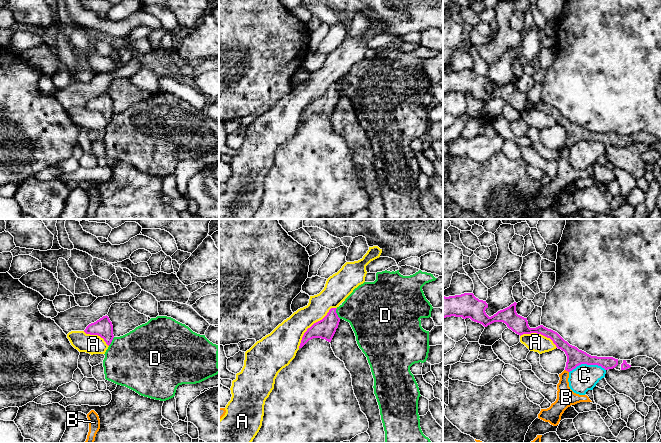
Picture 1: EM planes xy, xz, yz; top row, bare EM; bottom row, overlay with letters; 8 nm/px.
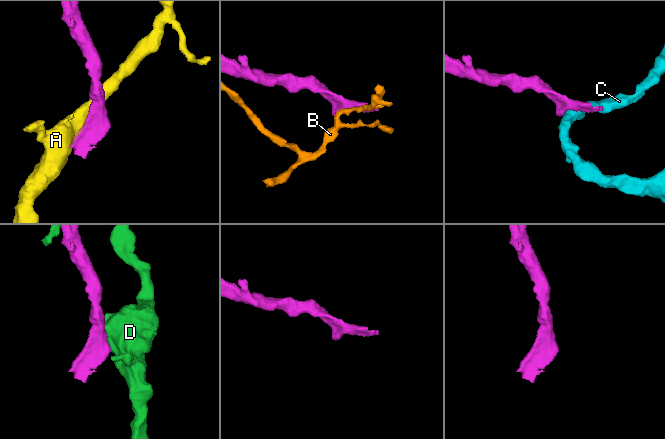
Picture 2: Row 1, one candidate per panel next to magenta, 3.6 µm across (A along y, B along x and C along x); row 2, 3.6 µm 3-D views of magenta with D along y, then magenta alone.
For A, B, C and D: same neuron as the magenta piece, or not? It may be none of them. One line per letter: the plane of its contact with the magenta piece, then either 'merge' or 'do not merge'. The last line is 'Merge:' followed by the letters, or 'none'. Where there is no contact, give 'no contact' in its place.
A: xz | do not merge
B: yz | do not merge
C: yz | do not merge
D: xz | do not merge
Merge: none

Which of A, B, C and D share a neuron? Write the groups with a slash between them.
A / B / C / D

